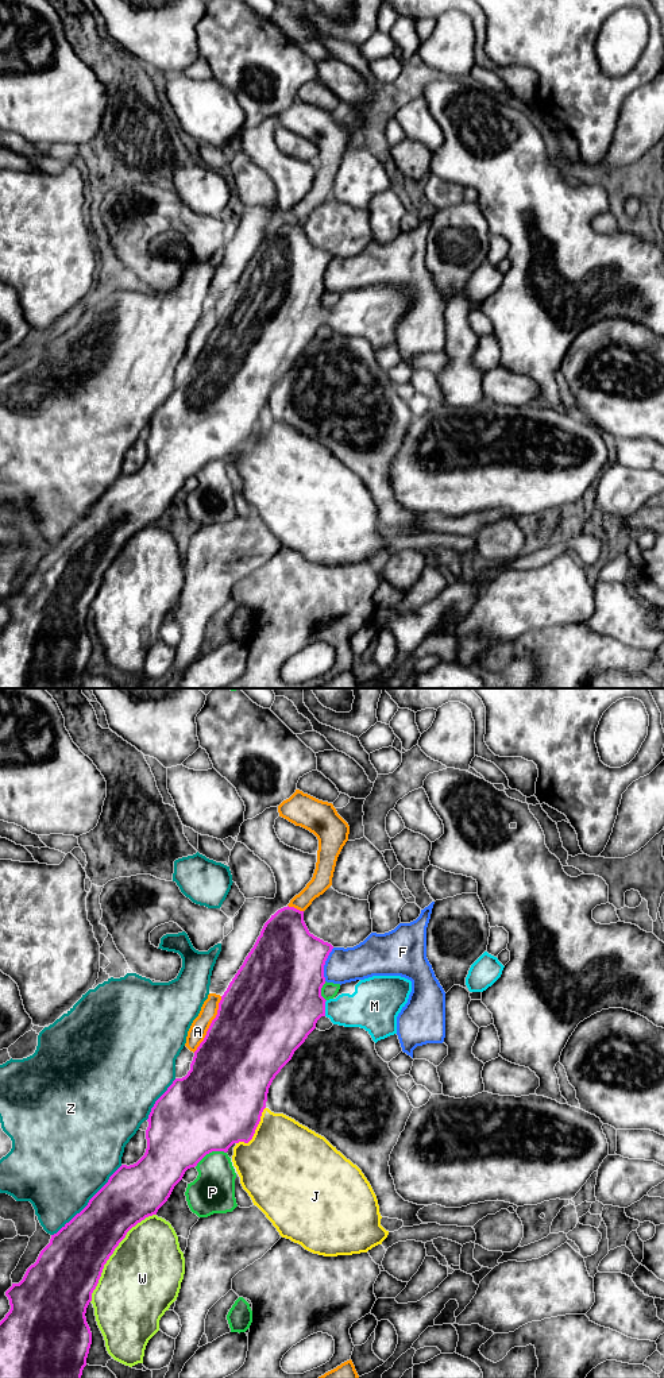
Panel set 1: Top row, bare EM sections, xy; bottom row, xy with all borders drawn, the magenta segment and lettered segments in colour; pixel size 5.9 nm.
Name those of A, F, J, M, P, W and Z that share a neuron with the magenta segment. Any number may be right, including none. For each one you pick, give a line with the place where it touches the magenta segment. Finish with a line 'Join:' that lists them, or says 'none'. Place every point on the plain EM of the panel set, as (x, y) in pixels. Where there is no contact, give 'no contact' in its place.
M: xy (324, 317)
Join: M

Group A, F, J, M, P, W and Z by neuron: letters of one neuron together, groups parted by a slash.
A / F / J / M / P / W / Z

